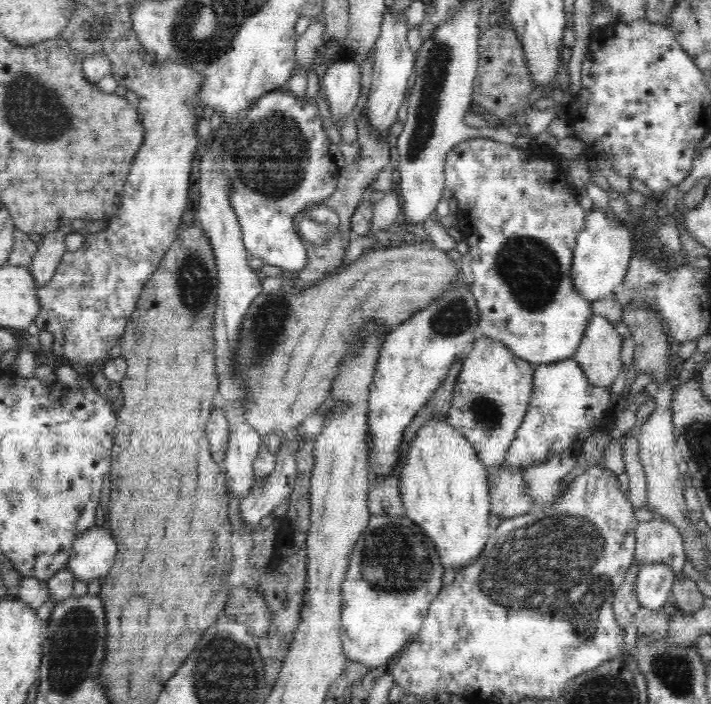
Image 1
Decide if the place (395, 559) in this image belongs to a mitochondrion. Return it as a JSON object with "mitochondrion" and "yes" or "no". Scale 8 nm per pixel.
{"mitochondrion":"yes"}

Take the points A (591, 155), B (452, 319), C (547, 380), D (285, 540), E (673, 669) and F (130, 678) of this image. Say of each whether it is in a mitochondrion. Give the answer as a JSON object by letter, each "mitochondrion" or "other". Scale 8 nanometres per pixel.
{"A":"other","B":"mitochondrion","C":"other","D":"other","E":"mitochondrion","F":"other"}

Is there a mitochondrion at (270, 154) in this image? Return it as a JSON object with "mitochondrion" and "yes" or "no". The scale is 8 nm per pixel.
{"mitochondrion":"yes"}

